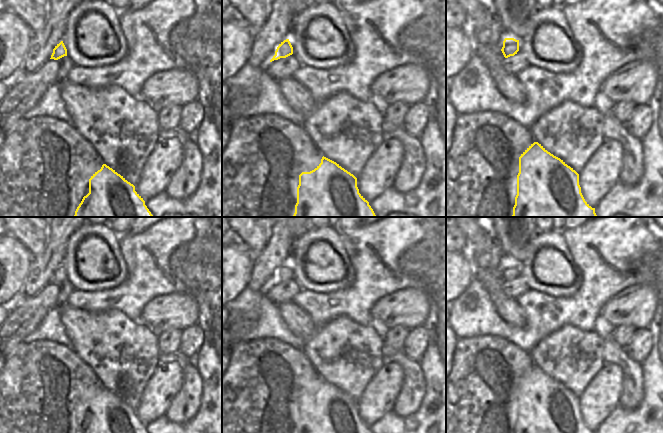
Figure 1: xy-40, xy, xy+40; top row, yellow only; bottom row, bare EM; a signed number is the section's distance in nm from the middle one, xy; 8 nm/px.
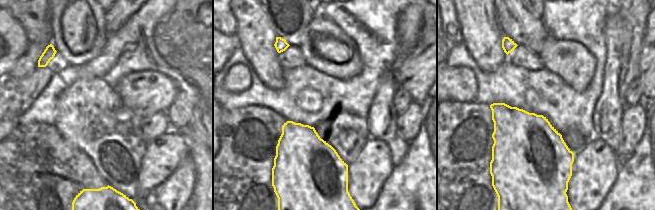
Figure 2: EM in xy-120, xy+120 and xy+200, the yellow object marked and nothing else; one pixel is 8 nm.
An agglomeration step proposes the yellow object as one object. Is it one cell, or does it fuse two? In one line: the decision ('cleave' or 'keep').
keep

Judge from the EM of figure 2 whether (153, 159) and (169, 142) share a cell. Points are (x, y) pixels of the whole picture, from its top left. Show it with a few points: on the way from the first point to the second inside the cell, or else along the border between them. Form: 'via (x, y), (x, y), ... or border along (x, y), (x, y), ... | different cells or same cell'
via (157, 155), (166, 146) | same cell

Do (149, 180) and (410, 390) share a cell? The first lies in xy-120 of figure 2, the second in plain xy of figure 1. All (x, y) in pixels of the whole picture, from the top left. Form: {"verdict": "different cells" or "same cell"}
{"verdict": "different cells"}

